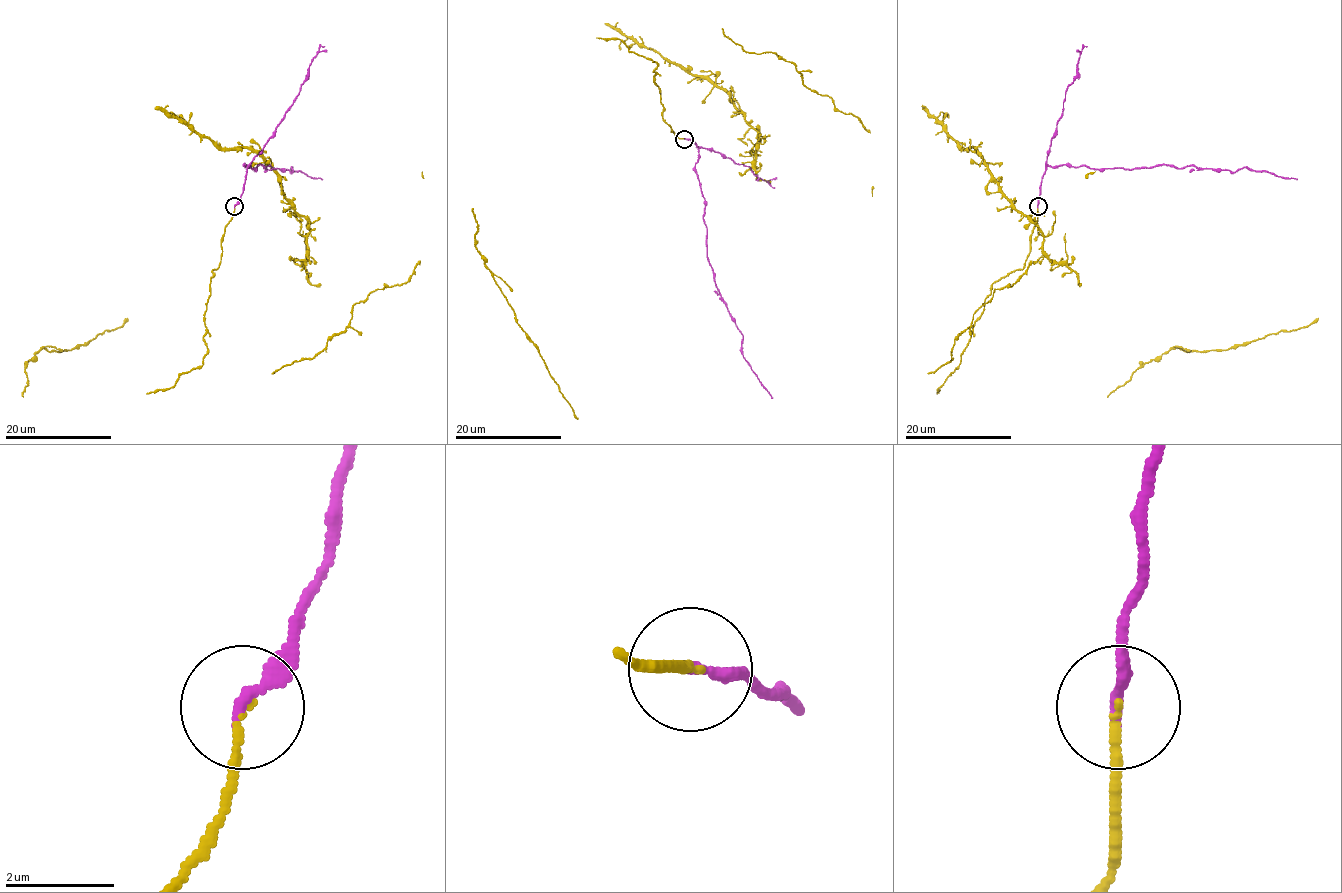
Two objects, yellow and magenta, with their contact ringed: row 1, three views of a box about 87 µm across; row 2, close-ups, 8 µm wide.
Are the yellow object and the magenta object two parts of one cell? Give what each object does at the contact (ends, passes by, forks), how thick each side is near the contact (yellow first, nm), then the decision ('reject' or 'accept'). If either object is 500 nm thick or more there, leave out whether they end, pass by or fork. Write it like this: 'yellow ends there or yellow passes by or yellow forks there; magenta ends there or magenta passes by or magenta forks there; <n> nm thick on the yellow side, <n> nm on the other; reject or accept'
yellow ends there; magenta ends there; 130 nm thick on the yellow side, 240 nm on the other; accept

